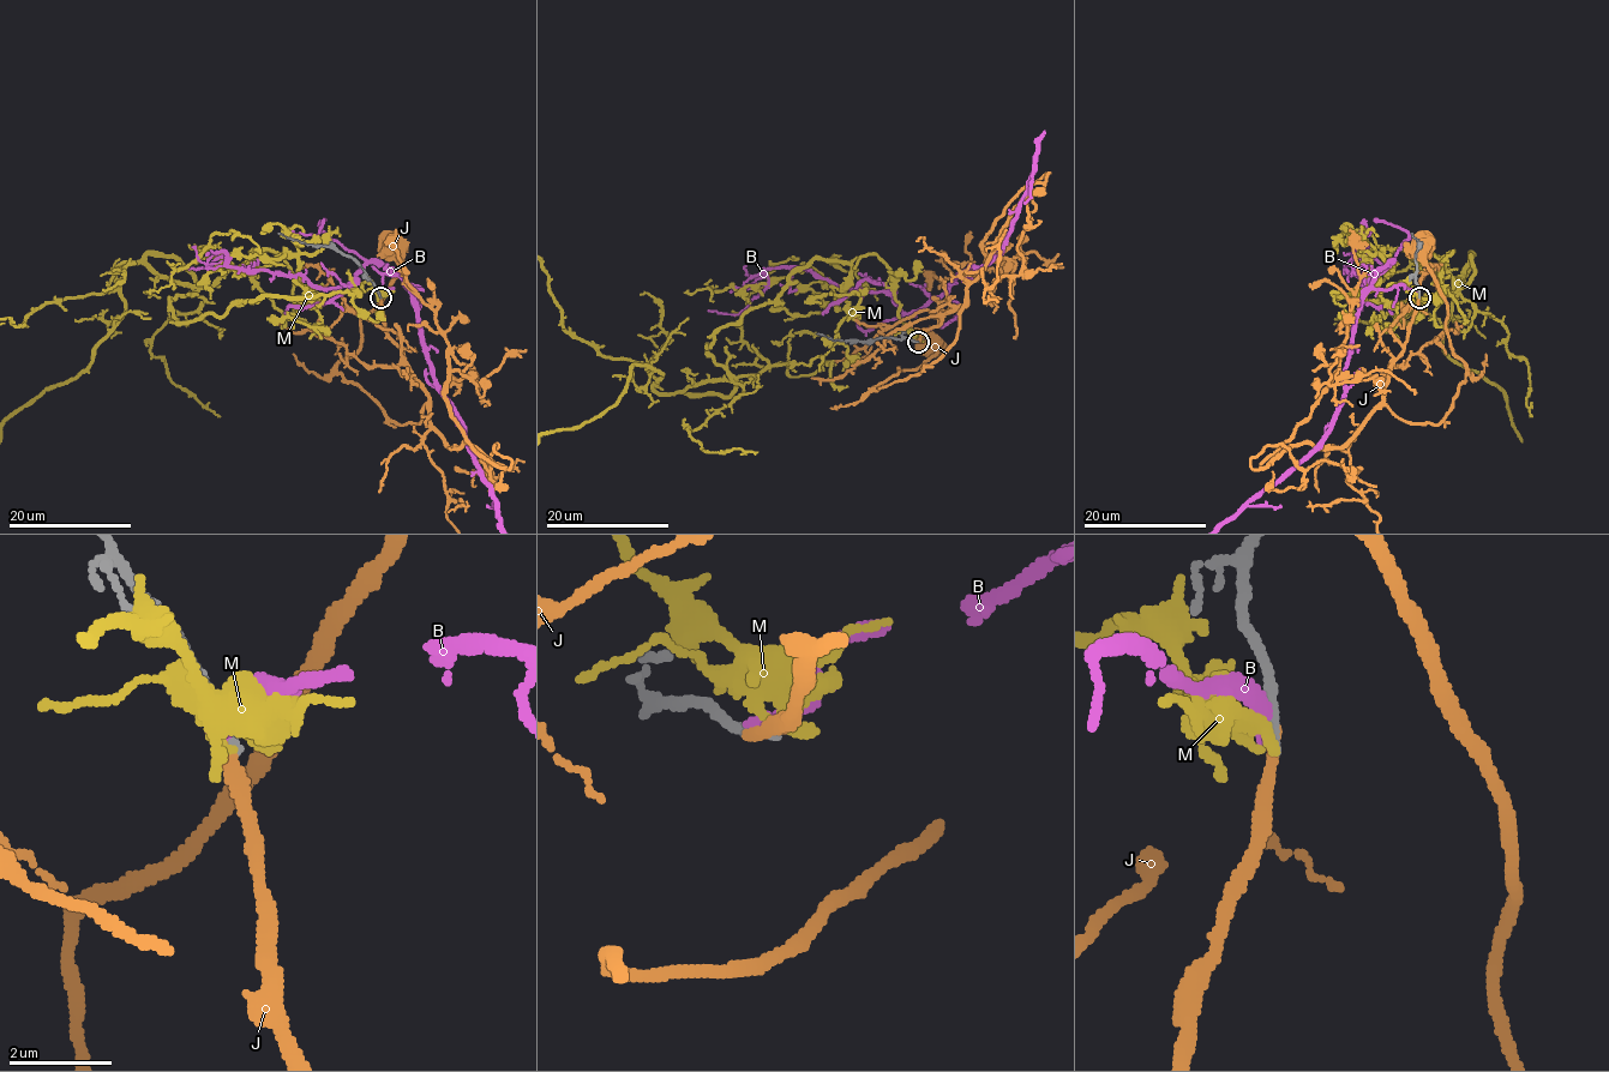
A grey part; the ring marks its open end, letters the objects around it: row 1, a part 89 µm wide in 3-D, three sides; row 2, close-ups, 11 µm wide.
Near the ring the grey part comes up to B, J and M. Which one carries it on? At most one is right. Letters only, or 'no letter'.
no letter

